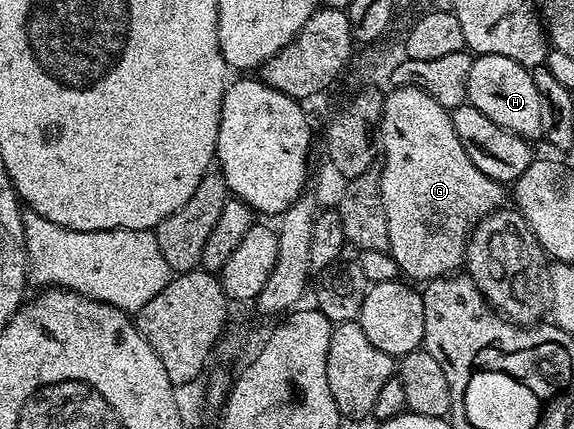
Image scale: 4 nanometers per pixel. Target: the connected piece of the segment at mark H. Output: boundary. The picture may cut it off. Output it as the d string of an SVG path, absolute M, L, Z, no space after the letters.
M499 54L477 56L467 78L468 103L474 104L491 122L511 130L529 142L537 142L549 131L549 107L535 86L533 73L511 58Z

